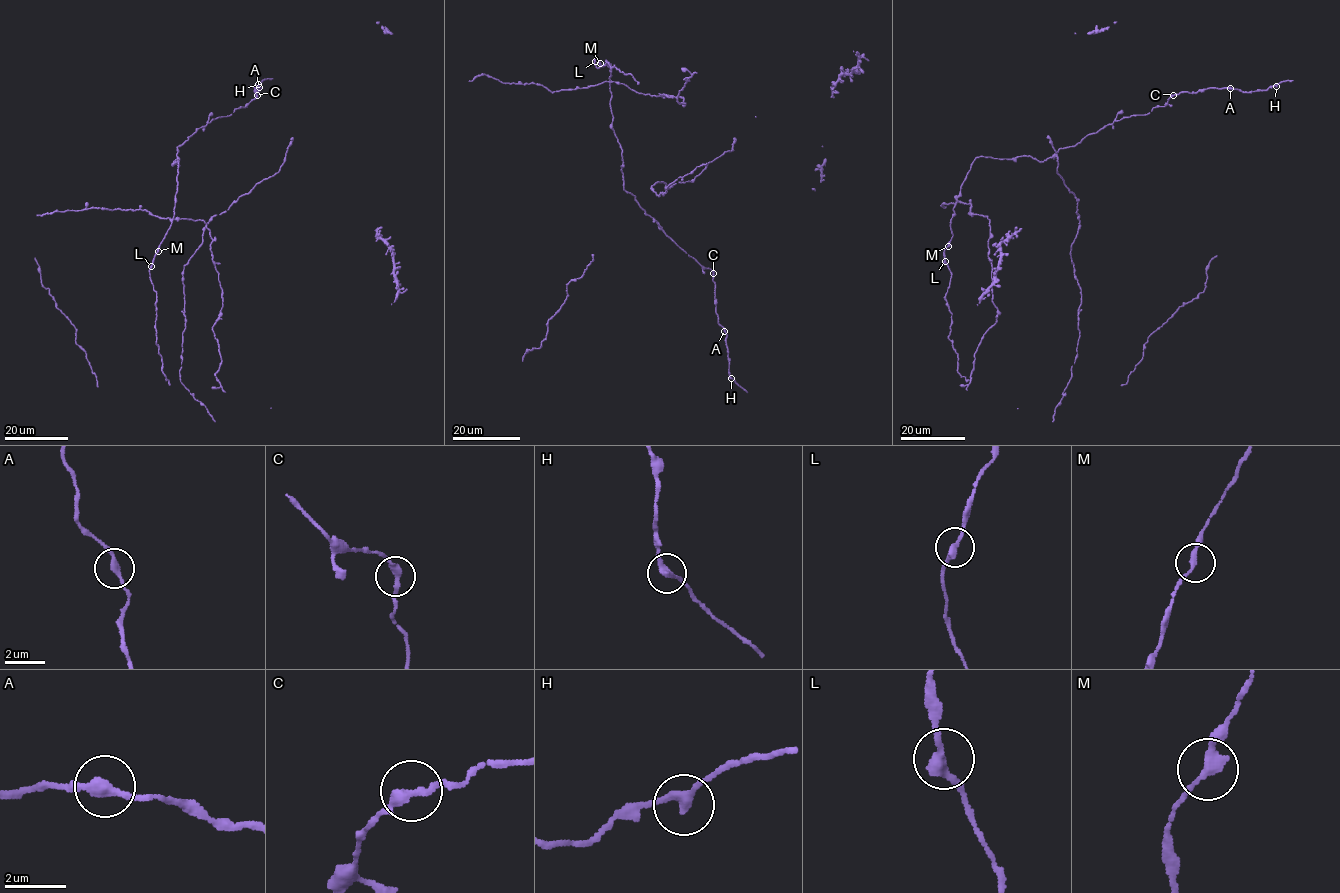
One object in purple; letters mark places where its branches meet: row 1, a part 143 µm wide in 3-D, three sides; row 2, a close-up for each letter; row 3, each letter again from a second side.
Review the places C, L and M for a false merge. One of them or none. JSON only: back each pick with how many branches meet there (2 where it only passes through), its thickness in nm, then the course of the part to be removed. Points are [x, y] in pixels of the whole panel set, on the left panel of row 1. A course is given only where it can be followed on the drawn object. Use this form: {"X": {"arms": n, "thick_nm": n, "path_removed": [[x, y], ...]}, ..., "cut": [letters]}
{"cut": []}

